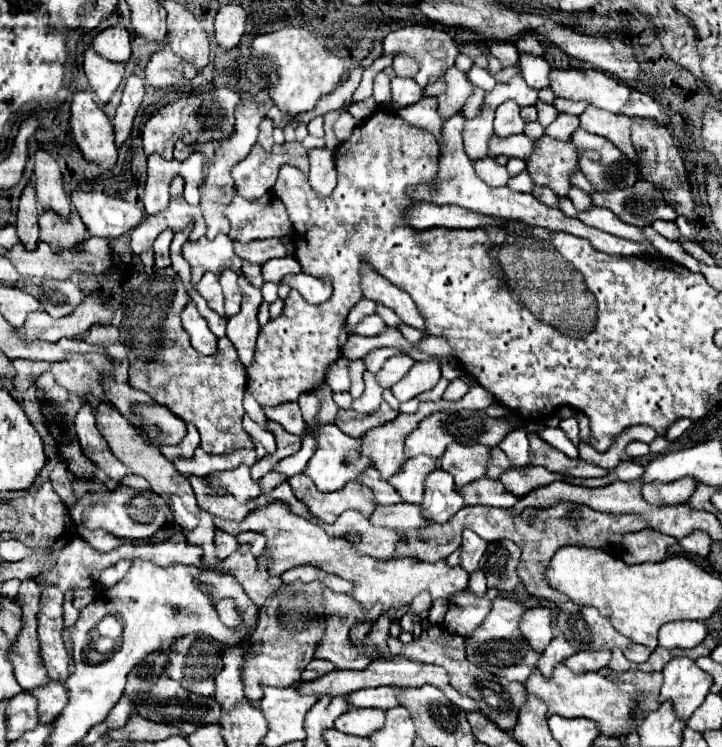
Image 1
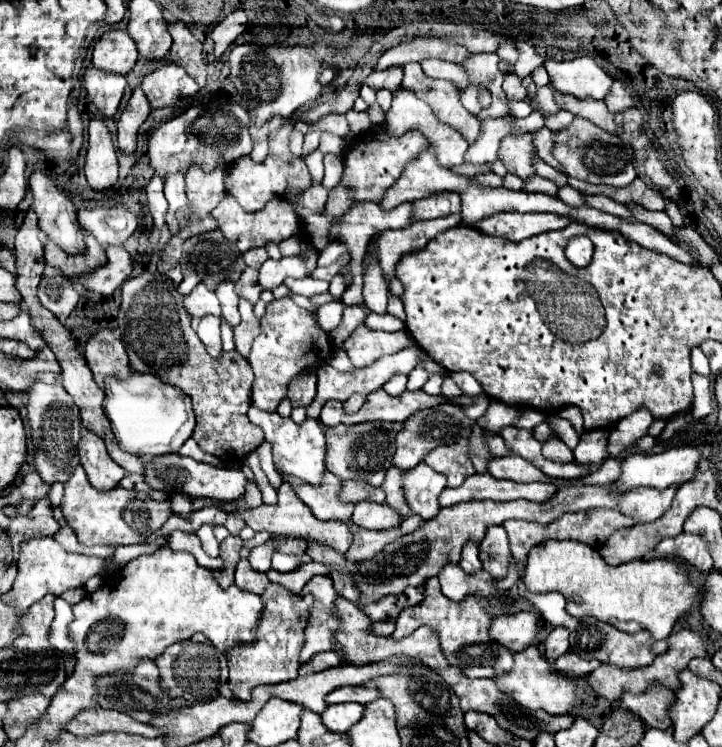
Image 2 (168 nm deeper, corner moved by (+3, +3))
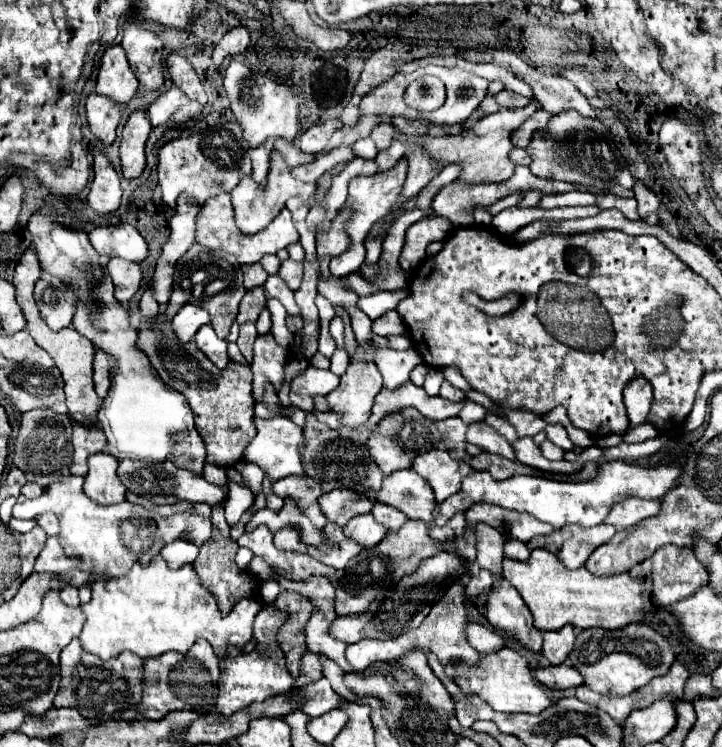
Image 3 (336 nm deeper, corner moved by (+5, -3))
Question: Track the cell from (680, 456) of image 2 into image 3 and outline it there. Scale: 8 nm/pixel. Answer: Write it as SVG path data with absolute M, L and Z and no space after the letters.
M606 462L598 470L598 478L592 482L558 482L540 476L514 476L502 482L492 480L488 472L472 472L468 478L462 480L460 492L452 494L448 500L434 508L434 524L444 526L456 512L466 512L476 502L496 504L516 512L528 512L534 518L552 524L556 530L564 524L580 524L580 526L596 526L600 524L612 504L620 502L628 496L638 498L662 498L666 492L680 484L682 468L674 464L658 464L658 466L640 466L632 462Z

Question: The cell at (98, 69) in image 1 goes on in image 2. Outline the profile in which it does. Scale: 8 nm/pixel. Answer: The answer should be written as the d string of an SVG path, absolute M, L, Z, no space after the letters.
M88 68L84 74L84 88L92 104L102 112L104 118L114 118L120 100L124 96L126 78L114 74L102 74L102 70Z

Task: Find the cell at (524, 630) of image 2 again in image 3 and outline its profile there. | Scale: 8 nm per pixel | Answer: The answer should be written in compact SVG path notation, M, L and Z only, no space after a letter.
M468 624L468 642L482 654L490 654L506 646L506 640L490 624Z

